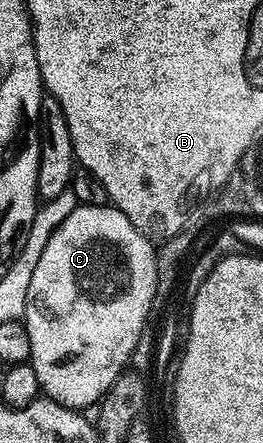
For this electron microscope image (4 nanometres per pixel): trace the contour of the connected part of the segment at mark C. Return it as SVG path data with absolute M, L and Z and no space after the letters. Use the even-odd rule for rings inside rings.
M113 204L104 206L78 205L72 214L54 232L51 239L41 253L40 262L33 271L32 282L28 287L26 313L24 321L28 328L28 340L32 340L32 352L30 353L30 367L36 372L36 380L40 380L40 391L45 397L69 406L72 410L85 411L85 406L93 407L101 402L103 396L112 388L112 384L131 365L130 357L142 338L142 333L148 327L152 300L156 296L156 284L158 283L158 256L155 243L137 230L136 227Z

